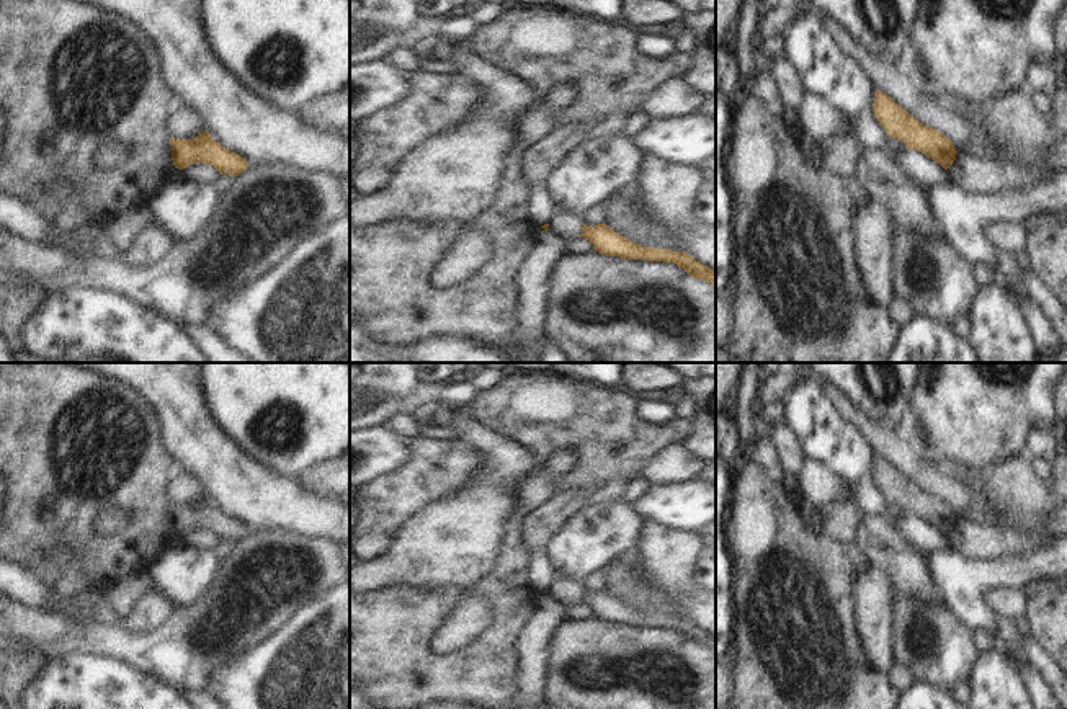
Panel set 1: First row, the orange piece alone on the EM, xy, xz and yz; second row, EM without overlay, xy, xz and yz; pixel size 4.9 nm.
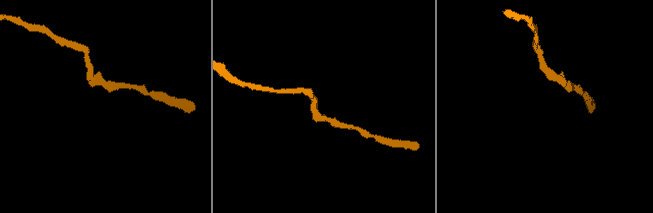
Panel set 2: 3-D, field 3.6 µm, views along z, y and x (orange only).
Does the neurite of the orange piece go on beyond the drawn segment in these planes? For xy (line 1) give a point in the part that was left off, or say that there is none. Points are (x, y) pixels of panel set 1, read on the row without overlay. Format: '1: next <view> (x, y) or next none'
1: next none

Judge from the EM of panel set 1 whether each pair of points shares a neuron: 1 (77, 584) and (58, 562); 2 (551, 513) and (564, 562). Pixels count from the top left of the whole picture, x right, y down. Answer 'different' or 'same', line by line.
1: same
2: different

